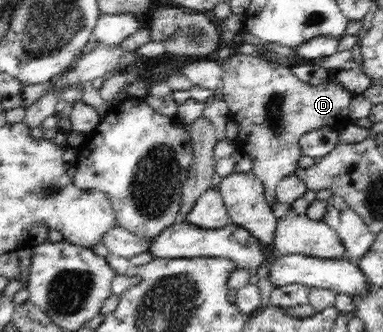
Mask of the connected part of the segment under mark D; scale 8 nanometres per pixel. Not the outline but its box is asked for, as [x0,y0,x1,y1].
[220,53,355,207]

